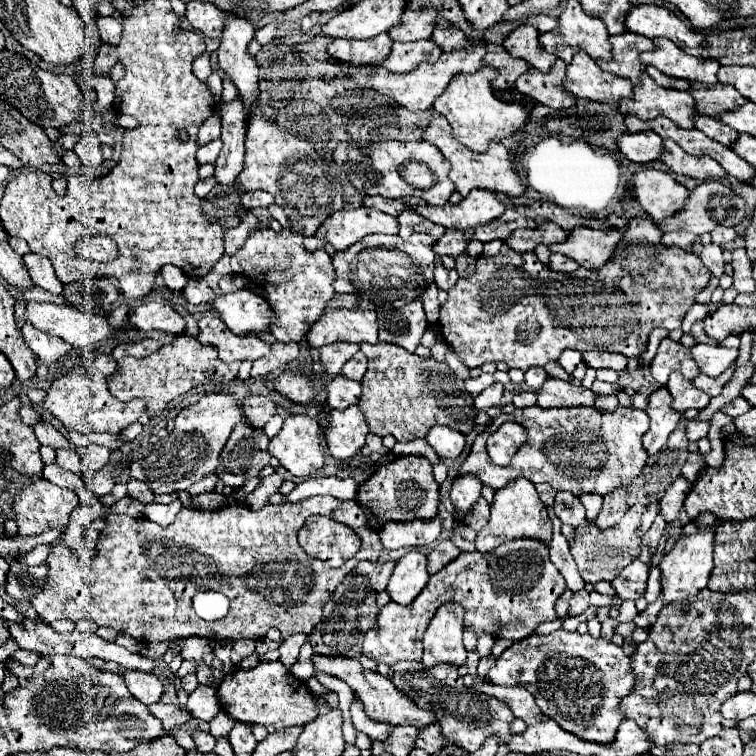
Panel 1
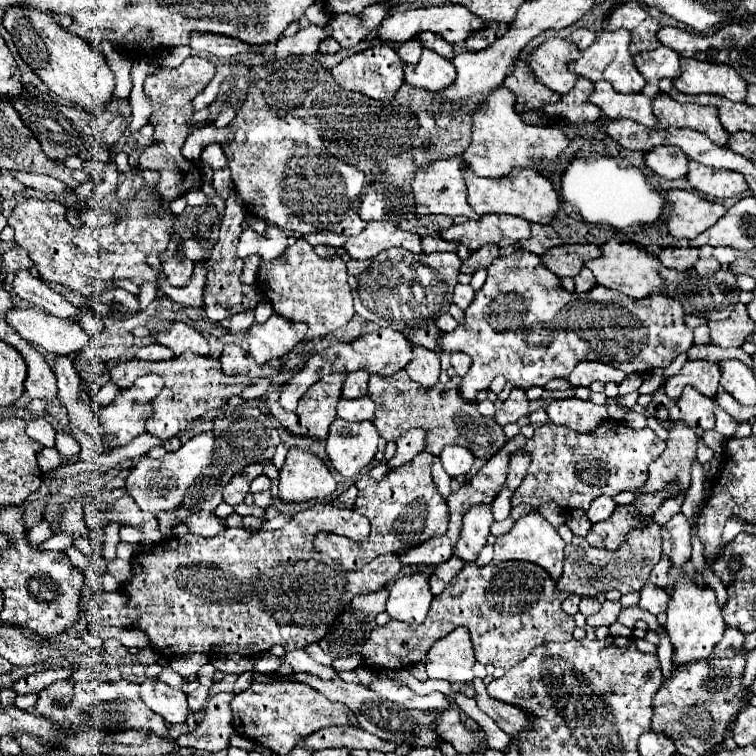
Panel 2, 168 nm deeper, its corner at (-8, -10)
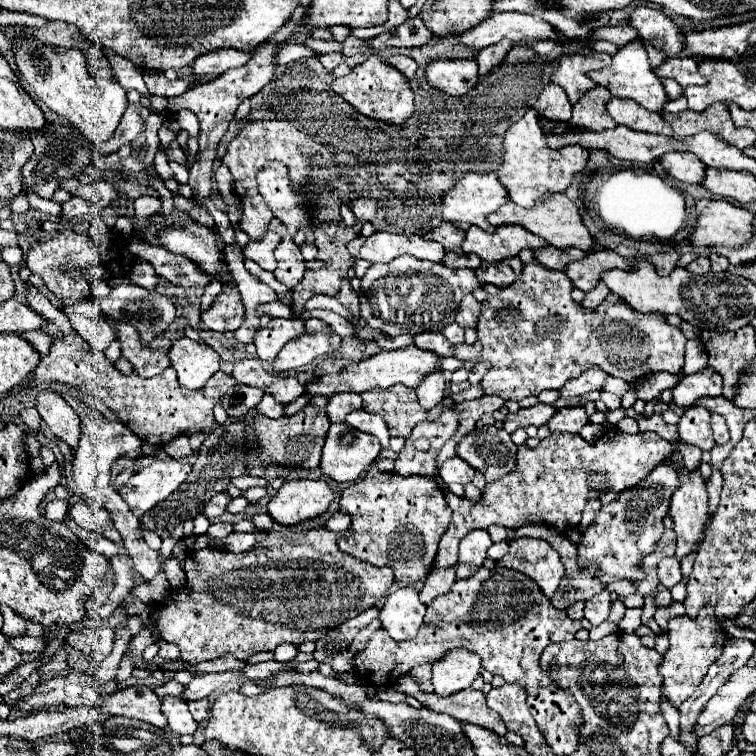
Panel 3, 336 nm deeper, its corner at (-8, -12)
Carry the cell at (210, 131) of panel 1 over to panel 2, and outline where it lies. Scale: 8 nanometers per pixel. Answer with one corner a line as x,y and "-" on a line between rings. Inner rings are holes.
210,144
210,146
206,146
206,148
202,150
200,162
202,162
202,164
212,166
214,170
224,168
224,166
226,166
226,156
224,156
222,146
220,146
220,144

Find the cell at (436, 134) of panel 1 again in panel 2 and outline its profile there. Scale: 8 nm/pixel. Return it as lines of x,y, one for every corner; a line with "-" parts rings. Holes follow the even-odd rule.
464,164
464,180
468,186
468,202
476,210
476,214
512,214
520,216
528,222
538,222
538,224
550,224
554,214
558,212
560,198
556,190
552,188
550,180
538,174
536,170
518,170
514,168
508,176
504,178
482,178
472,172
468,164

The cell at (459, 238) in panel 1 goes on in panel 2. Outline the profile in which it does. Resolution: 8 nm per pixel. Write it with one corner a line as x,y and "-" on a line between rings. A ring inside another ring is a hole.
490,244
490,246
480,246
478,250
472,252
472,256
468,260
462,262
460,272
464,274
474,274
478,268
488,268
496,258
498,258
498,246

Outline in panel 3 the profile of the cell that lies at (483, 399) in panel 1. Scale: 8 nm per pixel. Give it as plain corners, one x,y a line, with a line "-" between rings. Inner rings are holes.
536,404
532,408
522,408
516,414
508,414
504,428
508,434
512,434
518,428
526,428
526,426
544,426
552,416
556,414
556,408
550,404

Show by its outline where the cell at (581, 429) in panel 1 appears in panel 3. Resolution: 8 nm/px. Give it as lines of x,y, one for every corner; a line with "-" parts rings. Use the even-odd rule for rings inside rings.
610,426
604,436
590,444
578,434
556,436
556,432
542,440
536,448
518,448
516,472
486,486
482,502
458,498
446,492
448,506
452,508
452,522
440,540
434,568
448,568
458,562
458,544
472,530
486,530
492,524
504,528
520,528
524,524
546,524
558,532
576,528
590,498
598,498
602,492
622,492
644,480
660,462
672,454
672,444
654,432
622,434

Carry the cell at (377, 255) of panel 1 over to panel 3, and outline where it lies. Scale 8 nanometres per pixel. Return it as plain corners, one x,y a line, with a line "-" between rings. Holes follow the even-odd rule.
402,256
390,264
372,264
362,284
360,314
370,328
378,328
388,336
416,334
422,330
440,332
446,324
454,322
462,298
484,284
468,268
446,268
436,262
420,262
412,256

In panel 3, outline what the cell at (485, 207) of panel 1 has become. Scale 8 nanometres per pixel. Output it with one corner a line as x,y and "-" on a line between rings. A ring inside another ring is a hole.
470,226
462,250
466,254
478,254
484,262
500,262
514,258
524,248
544,248
548,242
526,228
500,226
494,234
488,234
476,226

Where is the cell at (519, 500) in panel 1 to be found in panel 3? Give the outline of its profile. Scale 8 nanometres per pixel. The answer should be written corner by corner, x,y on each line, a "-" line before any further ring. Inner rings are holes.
516,538
510,542
508,556
498,560
498,566
512,568
532,578
546,598
552,598
560,580
564,578
564,564
560,554
548,542
536,538

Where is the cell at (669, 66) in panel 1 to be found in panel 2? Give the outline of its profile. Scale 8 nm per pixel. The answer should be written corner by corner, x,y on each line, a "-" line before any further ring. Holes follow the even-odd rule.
680,58
682,74
672,78
672,84
686,94
718,94
732,102
744,100
746,82
736,74
732,66
698,62
692,58

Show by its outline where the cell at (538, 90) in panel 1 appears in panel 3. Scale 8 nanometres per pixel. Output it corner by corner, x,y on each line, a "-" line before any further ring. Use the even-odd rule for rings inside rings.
598,86
592,92
584,94
582,100
578,100
572,108
570,124
586,128
586,130
594,130
594,132
602,132
606,128
616,128
616,122
612,120
612,116
606,110
606,104
610,98
612,98
612,94
604,86

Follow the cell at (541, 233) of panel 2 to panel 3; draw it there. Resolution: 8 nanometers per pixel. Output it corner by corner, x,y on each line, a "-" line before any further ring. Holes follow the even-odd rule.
542,248
542,250
536,250
536,260
548,268
554,268
554,270
564,270
564,266
568,266
570,262
574,260
580,260
584,258
586,252
582,250
576,250
576,248
568,248
568,250
558,250
558,248

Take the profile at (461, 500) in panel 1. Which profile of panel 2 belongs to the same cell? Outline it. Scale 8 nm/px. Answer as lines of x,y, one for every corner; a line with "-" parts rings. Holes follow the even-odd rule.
490,504
472,506
464,516
464,526
460,530
460,540
456,544
456,556
460,556
464,562
476,560
478,552
486,544
492,522
494,518

